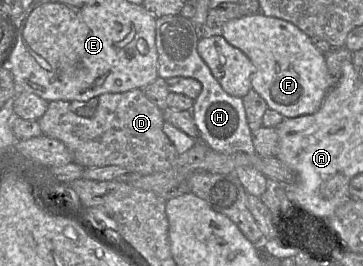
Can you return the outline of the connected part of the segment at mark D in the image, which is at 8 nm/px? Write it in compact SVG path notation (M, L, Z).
M132 89L124 93L104 93L87 101L52 101L38 123L43 135L63 142L75 163L84 168L116 165L141 175L167 170L179 155L174 144L163 131L163 111L142 91Z

